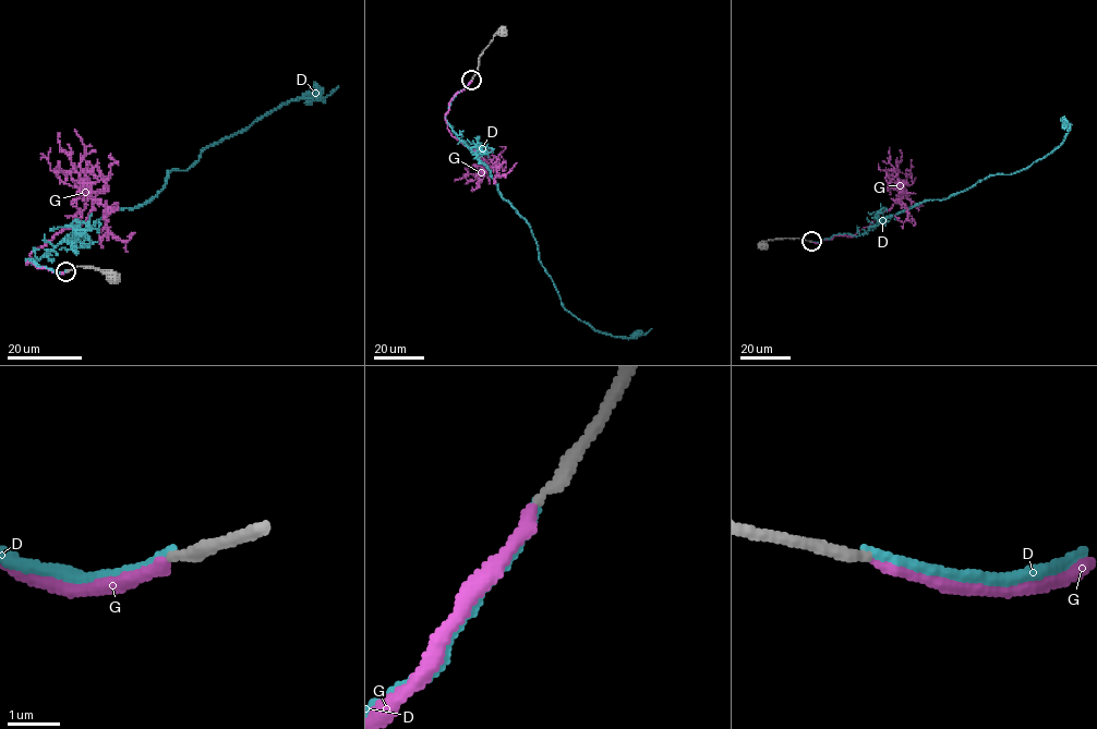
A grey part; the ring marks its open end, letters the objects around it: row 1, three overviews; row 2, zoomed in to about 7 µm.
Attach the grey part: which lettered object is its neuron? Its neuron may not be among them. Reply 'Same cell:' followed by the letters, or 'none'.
Same cell: G

